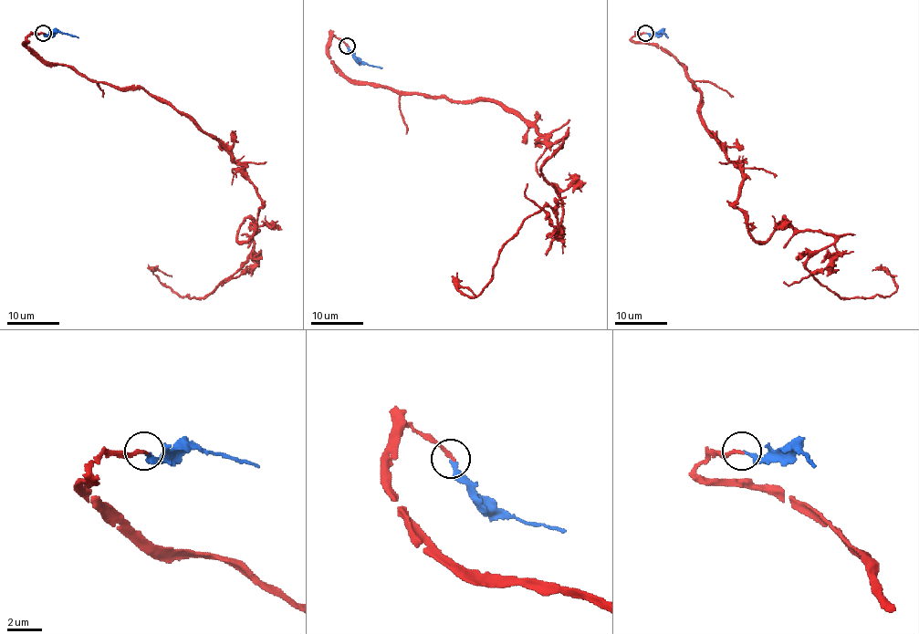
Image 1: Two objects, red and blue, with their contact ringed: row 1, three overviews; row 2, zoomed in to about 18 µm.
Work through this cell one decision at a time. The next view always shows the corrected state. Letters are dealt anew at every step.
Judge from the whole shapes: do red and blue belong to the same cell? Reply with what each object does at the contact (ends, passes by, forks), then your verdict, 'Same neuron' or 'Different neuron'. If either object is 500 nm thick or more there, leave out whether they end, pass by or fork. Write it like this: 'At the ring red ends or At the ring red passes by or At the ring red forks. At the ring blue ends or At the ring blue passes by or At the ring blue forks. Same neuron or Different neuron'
At the ring red ends. At the ring blue ends. Same neuron

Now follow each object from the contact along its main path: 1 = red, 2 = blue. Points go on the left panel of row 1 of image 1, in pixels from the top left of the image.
1: (43, 32), (43, 60), (160, 97), (254, 186), (254, 254), (203, 298), (153, 272), (172, 275)
2: (43, 32), (48, 35), (63, 32), (78, 37)

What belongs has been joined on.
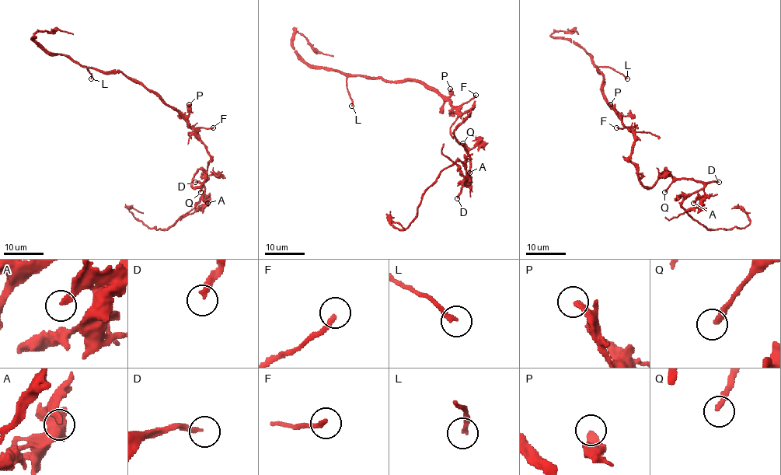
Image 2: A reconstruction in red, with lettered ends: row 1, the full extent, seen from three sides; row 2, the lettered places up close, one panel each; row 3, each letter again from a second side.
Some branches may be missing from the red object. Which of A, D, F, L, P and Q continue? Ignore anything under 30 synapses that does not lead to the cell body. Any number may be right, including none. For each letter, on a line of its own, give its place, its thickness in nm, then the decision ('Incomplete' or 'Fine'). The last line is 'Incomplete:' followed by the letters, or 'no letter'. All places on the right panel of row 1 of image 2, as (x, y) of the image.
A: Place: (693, 203). Thickness 240 nm. Fine
D: Place: (719, 182). Thickness 240 nm. Incomplete
F: Place: (616, 127). Thickness 200 nm. Fine
L: Place: (627, 78). Thickness 220 nm. Incomplete
P: Place: (610, 104). Thickness 300 nm. Fine
Q: Place: (664, 192). Thickness 240 nm. Incomplete
Incomplete: D, L, Q

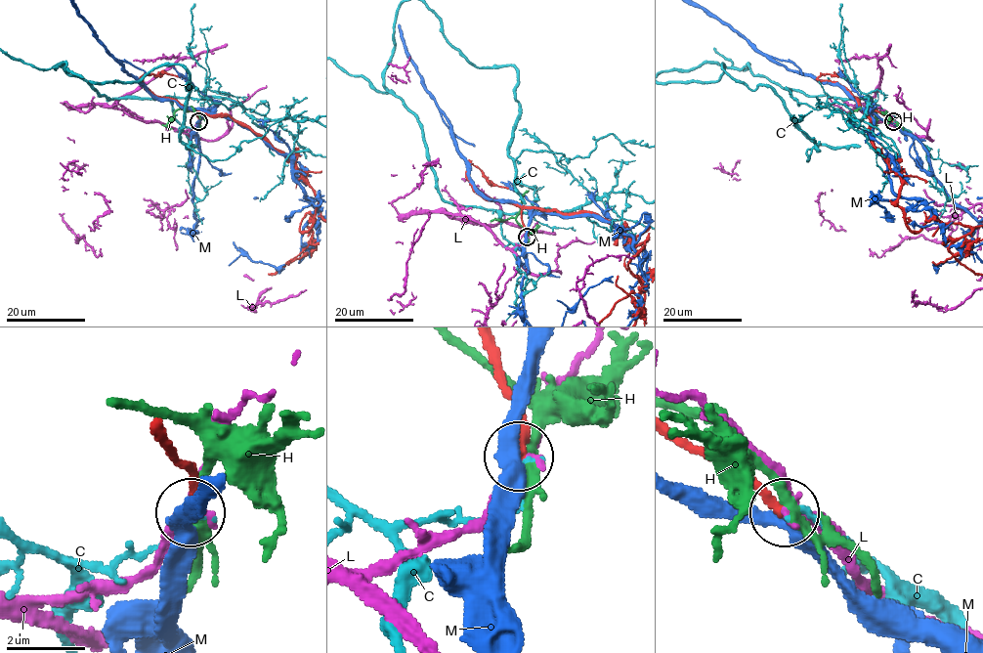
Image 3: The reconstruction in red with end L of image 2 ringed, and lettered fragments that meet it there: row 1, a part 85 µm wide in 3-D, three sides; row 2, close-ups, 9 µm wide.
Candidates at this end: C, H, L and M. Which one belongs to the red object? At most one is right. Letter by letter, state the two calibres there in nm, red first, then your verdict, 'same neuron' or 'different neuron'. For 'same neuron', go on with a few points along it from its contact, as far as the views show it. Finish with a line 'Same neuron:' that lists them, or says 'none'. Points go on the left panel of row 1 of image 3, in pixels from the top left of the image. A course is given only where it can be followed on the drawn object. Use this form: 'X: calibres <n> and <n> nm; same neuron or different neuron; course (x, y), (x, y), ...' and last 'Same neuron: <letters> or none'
C: calibres 220 and 150 nm; different neuron
H: calibres 240 and 240 nm; different neuron
L: calibres 240 and 200 nm; different neuron
M: calibres 240 and 360 nm; different neuron
Same neuron: none

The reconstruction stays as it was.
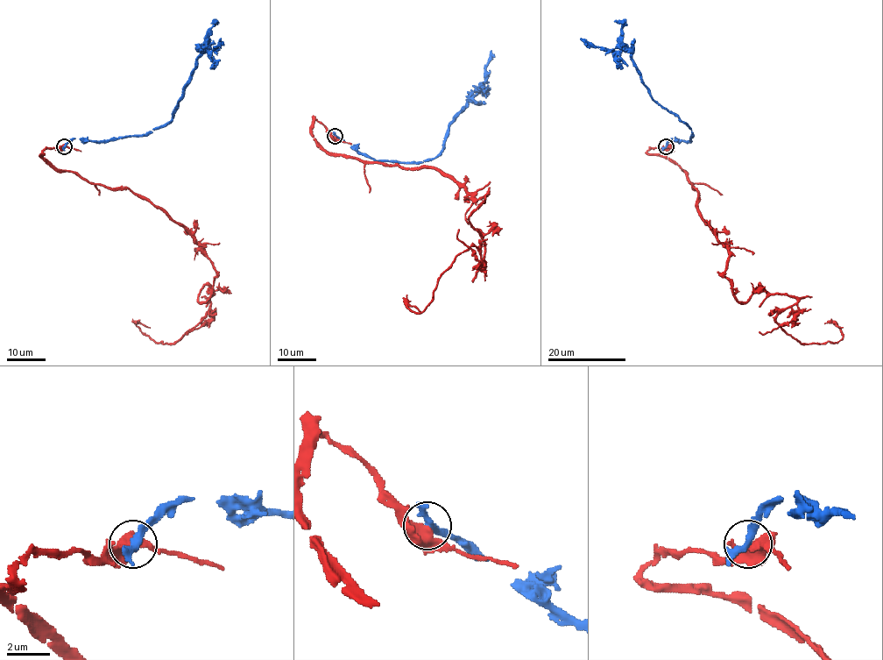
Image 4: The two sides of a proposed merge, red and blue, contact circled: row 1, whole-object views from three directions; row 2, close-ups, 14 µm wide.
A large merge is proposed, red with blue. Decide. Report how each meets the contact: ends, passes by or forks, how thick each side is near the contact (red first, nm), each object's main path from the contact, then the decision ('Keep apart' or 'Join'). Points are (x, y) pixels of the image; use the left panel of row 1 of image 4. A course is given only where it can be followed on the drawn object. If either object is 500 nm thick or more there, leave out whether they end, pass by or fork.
At the ring red passes by. At the ring blue passes by. Thickness 440 nm (red) against 300 nm. Course of red: (63, 146), (41, 156), (141, 195), (210, 261), (210, 310), (173, 344), (137, 324), (150, 327). Course of blue: (64, 146), (74, 138), (146, 135), (162, 128), (182, 97), (200, 51), (206, 46), (212, 51), (220, 39). Keep apart

